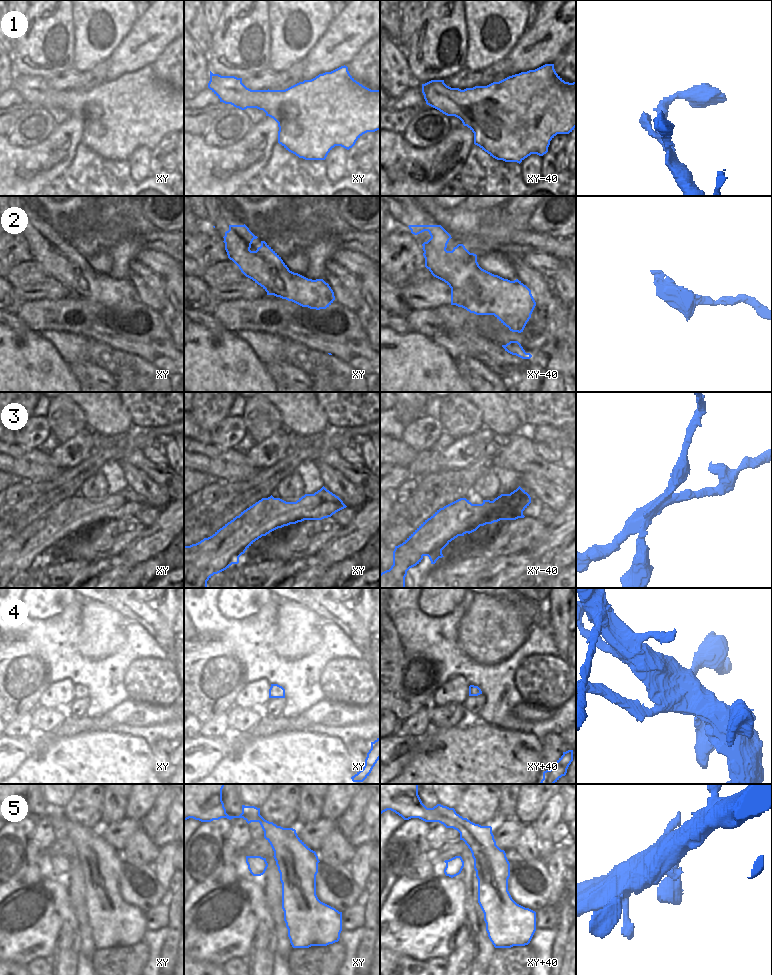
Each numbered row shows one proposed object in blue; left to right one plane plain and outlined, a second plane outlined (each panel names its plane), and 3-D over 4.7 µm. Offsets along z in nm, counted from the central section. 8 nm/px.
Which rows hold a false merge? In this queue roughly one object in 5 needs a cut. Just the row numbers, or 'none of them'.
2, 3.

